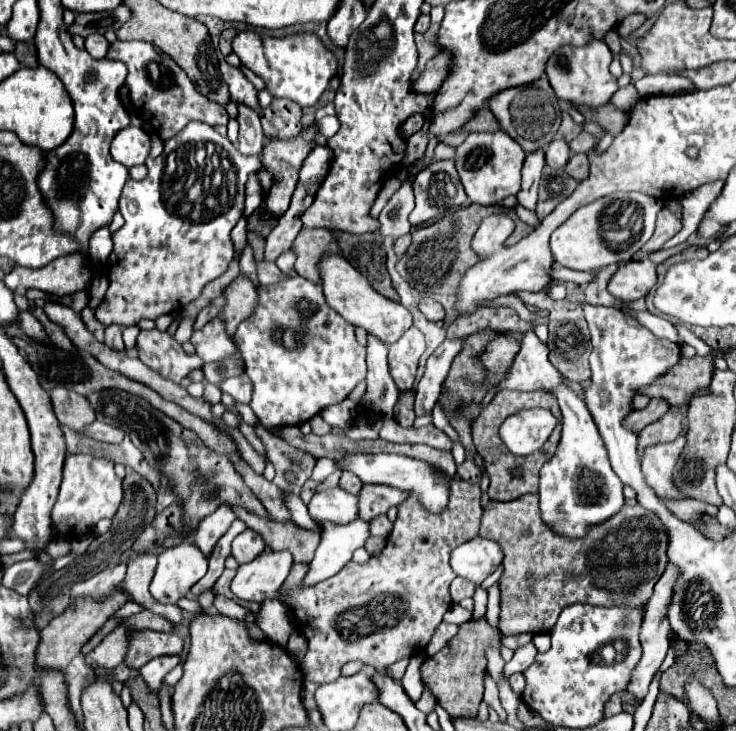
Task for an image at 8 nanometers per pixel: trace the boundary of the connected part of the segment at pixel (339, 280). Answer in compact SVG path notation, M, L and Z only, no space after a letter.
M337 254L325 256L319 262L319 274L323 280L323 292L325 292L327 304L335 312L339 312L347 322L351 322L353 326L365 328L381 342L385 344L397 342L403 336L403 332L413 324L413 316L405 306L389 298L383 298L379 292L375 292L373 286L367 282L367 278L363 278L343 256L337 256Z

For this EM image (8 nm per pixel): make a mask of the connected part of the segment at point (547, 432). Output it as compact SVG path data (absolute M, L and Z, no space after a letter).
M521 410L501 426L501 440L517 456L539 450L551 436L557 420L549 410Z

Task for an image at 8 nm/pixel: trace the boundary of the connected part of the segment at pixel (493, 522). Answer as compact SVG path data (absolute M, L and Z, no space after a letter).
M525 494L523 498L517 498L511 502L491 500L483 510L479 536L499 542L505 552L505 560L503 560L505 570L499 578L499 590L501 590L499 628L503 636L515 636L515 634L525 634L525 632L529 634L549 632L551 626L555 626L561 610L573 602L585 602L585 604L595 604L595 606L639 606L643 608L649 602L653 594L653 586L657 584L657 580L661 578L667 566L667 554L665 554L667 532L663 530L655 514L643 510L639 504L623 506L623 510L617 512L611 520L599 526L593 526L585 538L567 540L563 536L553 534L551 528L541 522L537 494Z

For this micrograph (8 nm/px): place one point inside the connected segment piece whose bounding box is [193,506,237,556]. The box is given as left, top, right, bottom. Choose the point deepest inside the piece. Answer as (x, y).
(215, 525)

